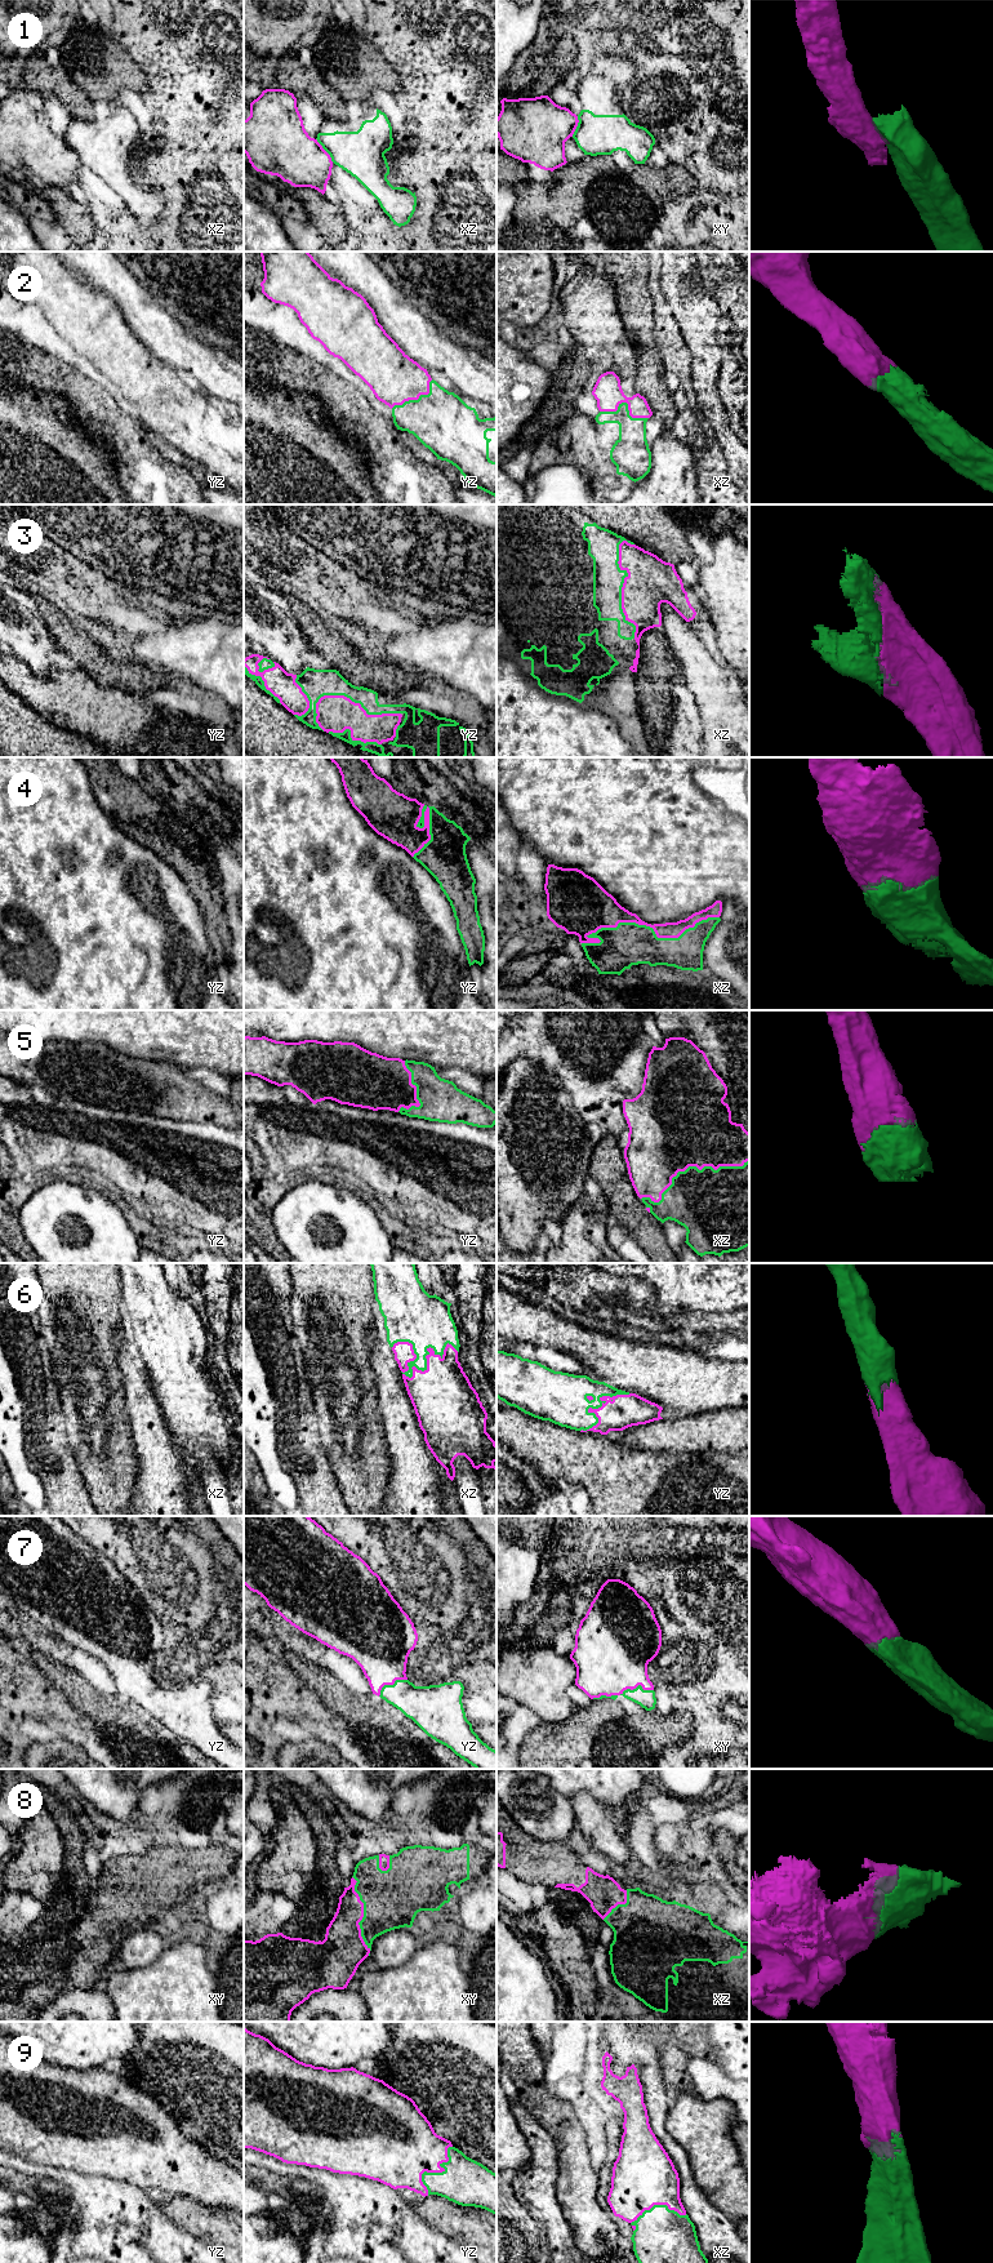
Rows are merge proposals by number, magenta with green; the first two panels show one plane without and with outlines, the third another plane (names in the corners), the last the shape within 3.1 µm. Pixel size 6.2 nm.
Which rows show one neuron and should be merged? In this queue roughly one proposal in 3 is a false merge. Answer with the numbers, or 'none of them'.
2, 3, 4, 5, 6, 7, 8, 9

